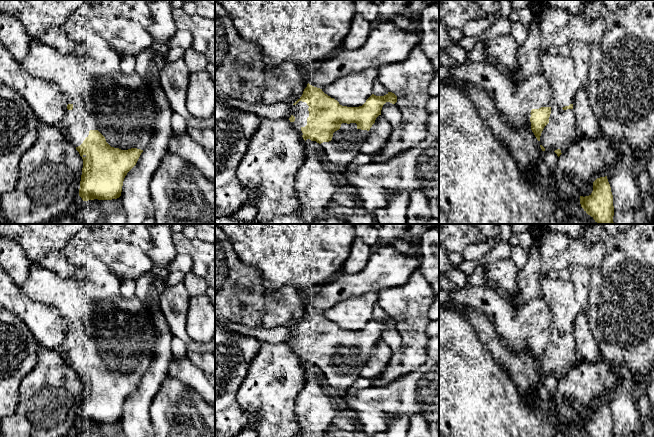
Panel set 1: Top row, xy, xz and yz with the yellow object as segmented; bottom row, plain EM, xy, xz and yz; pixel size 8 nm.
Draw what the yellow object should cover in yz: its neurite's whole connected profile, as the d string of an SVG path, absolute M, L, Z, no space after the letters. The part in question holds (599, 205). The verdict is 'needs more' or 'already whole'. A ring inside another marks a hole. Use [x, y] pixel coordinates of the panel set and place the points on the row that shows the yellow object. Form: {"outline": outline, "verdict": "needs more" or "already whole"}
{"outline": "M607 176L593 182L593 191L589 196L580 196L584 211L598 224L614 224L613 195Z", "verdict": "already whole"}

